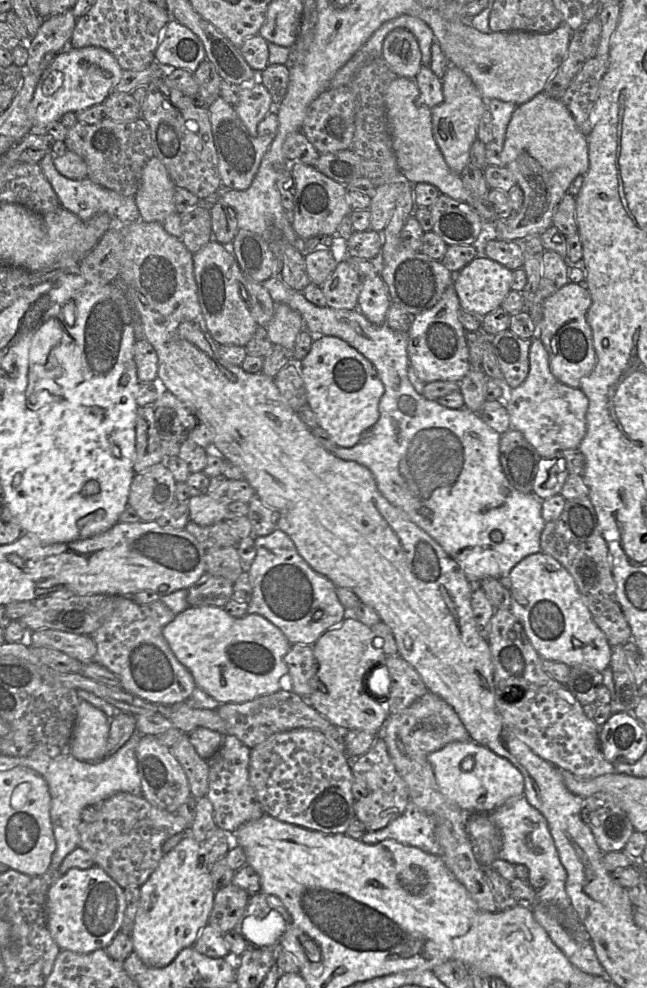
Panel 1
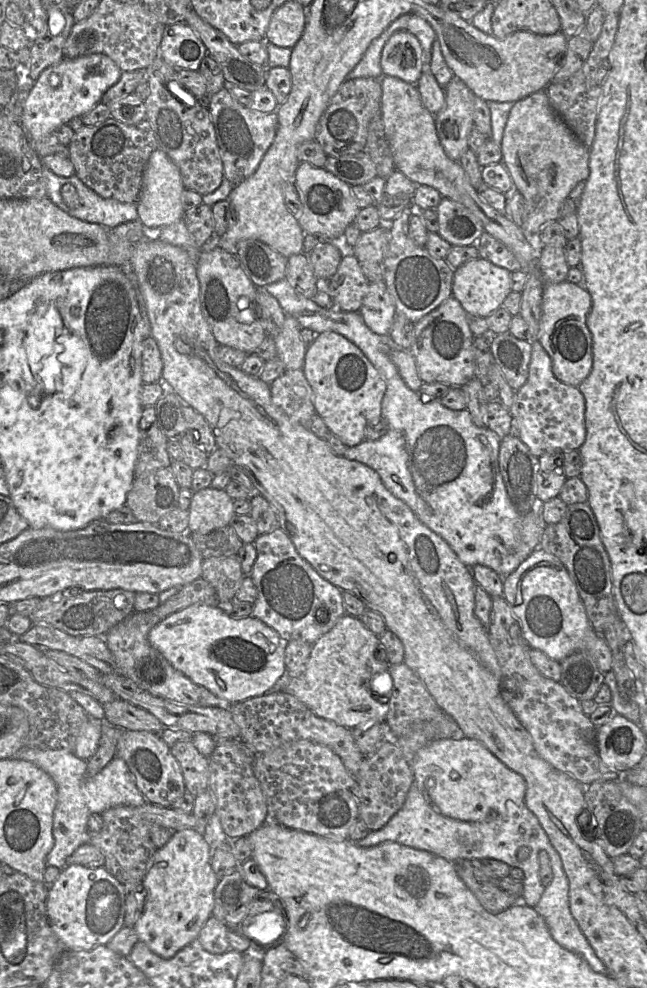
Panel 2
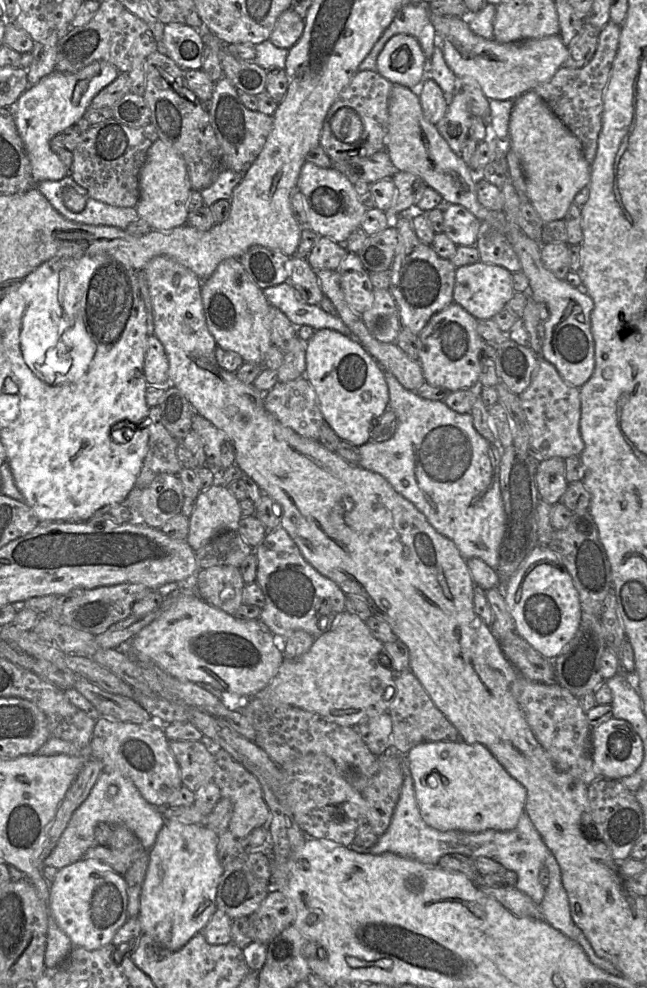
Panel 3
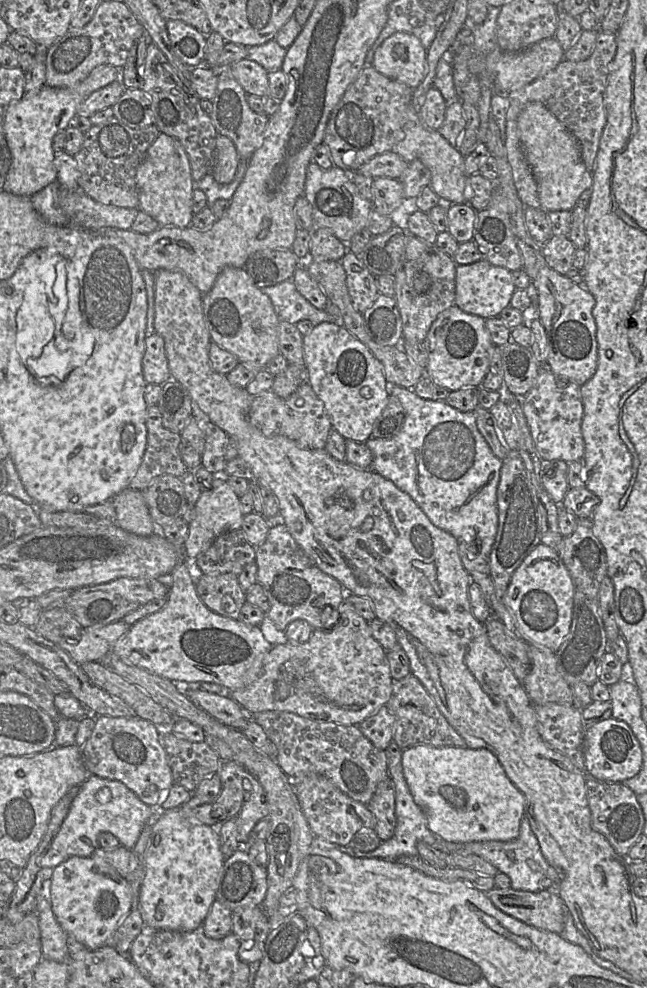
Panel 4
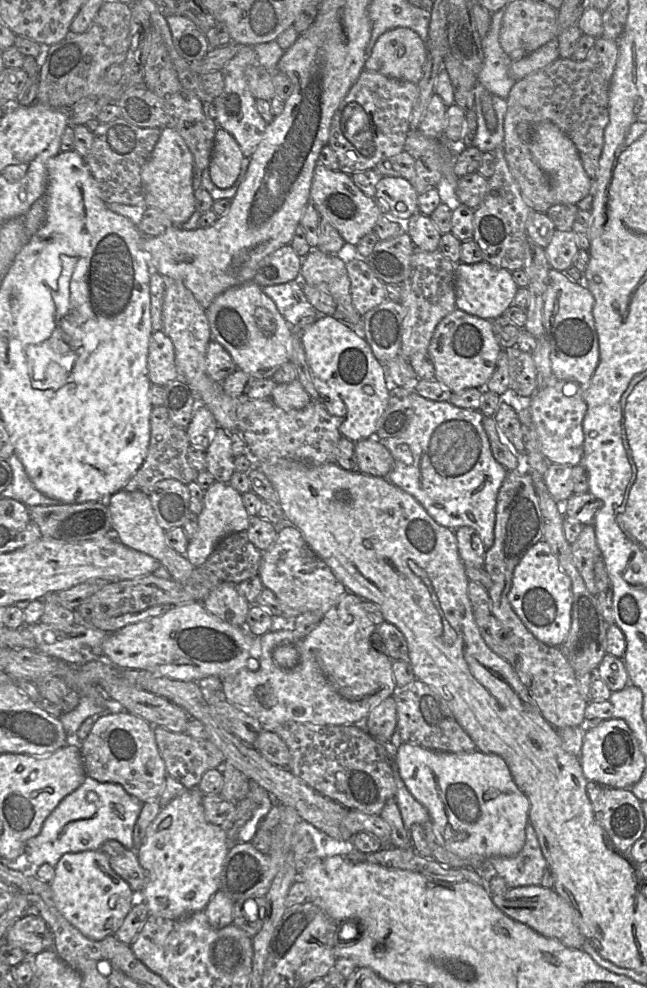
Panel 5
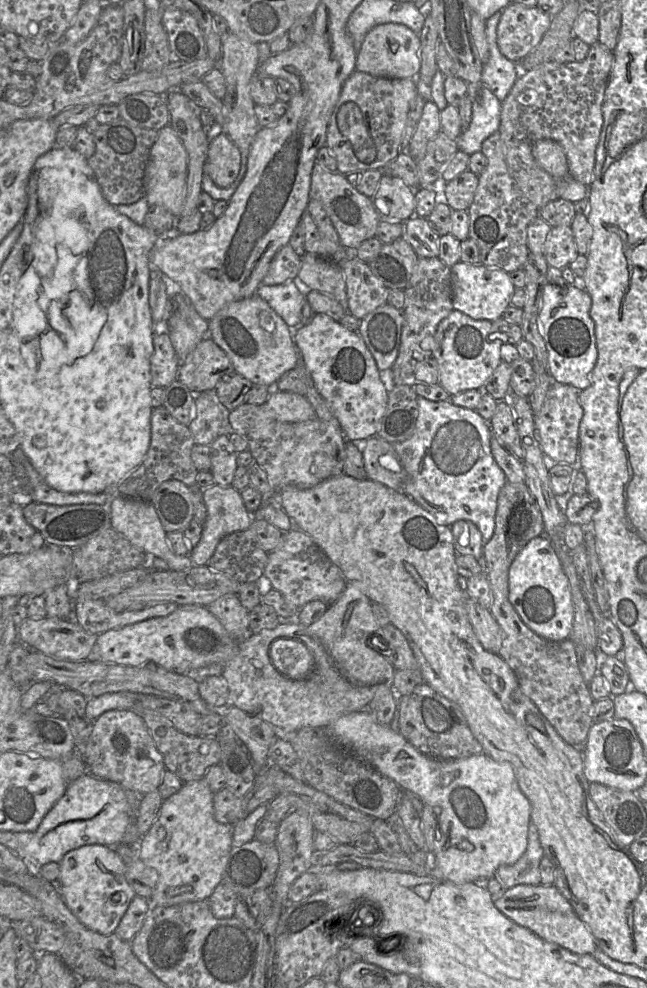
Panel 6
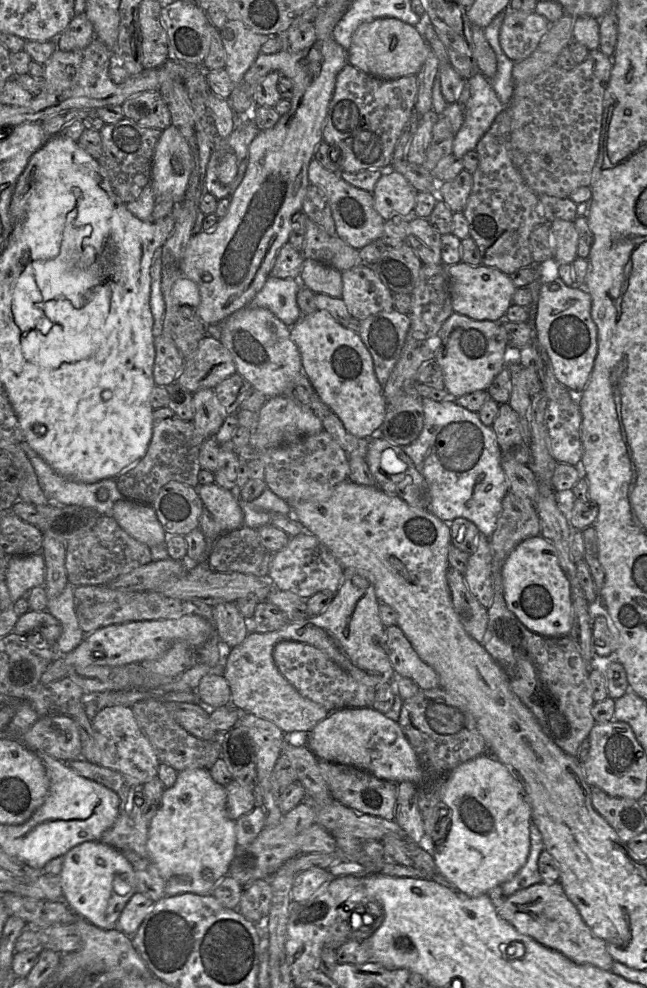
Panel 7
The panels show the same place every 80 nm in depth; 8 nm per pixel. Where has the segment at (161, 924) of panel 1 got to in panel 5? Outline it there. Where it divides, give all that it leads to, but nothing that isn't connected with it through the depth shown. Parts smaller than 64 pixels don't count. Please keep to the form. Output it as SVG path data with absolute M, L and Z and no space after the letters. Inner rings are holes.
M198 788L187 789L163 806L147 829L144 842L137 851L137 857L142 868L148 873L148 883L138 899L147 905L149 915L179 919L203 911L221 887L224 861L232 844L220 826L205 819L202 799L203 793Z

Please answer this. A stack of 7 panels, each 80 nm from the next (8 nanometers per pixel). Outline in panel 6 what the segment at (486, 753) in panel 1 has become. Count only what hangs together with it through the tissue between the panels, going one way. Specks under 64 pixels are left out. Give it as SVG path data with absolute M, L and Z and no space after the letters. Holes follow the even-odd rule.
M368 709L343 715L325 727L324 730L339 746L350 751L356 757L371 765L380 774L395 781L404 792L414 794L421 799L424 805L434 807L438 814L438 829L436 830L436 842L433 851L435 856L435 867L431 871L432 877L450 881L455 884L464 884L467 882L484 883L490 877L495 876L497 869L501 865L514 864L526 851L528 844L528 826L531 822L531 805L526 795L521 791L514 769L509 762L496 761L485 753L456 760L441 760L429 757L418 751L399 731L393 730L390 725L379 724Z

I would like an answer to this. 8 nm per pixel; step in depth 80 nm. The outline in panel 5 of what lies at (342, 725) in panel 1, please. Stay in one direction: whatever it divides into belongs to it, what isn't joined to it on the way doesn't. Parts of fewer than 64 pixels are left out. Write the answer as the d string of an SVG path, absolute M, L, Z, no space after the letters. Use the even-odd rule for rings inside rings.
M348 591L323 615L308 635L296 637L295 632L289 628L261 635L259 669L252 671L245 667L234 676L222 680L226 701L257 719L263 729L271 732L279 724L289 721L335 726L361 725L376 706L393 695L397 686L392 671L393 660L372 645L371 636L375 629L376 625L362 606L362 599ZM282 644L294 645L299 653L299 662L293 669L283 669L273 660L273 650Z

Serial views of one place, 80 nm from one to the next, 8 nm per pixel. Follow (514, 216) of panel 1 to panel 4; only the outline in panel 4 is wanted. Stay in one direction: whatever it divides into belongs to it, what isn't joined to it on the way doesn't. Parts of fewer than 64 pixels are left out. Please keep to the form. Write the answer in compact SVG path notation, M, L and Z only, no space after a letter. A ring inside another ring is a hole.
M538 101L525 106L518 116L517 123L524 155L537 182L540 208L545 212L572 212L580 195L592 188L592 172L582 160L579 140Z

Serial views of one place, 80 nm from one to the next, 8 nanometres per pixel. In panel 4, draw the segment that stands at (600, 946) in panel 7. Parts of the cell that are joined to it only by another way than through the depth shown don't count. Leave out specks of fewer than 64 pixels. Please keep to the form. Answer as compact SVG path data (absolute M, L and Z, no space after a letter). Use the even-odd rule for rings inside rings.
M494 888L486 894L498 909L528 925L557 934L564 929L569 909L556 891Z

